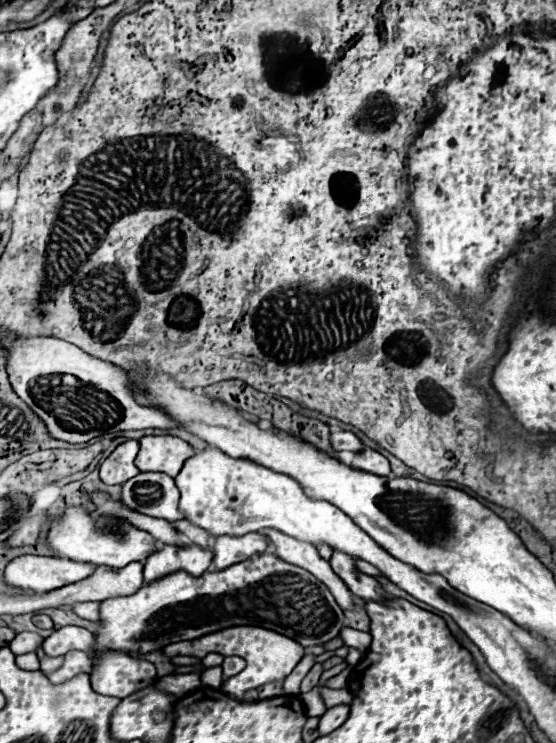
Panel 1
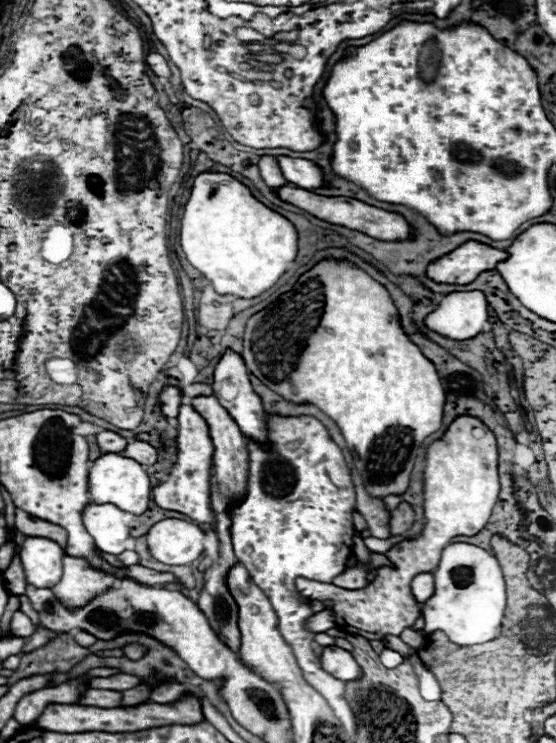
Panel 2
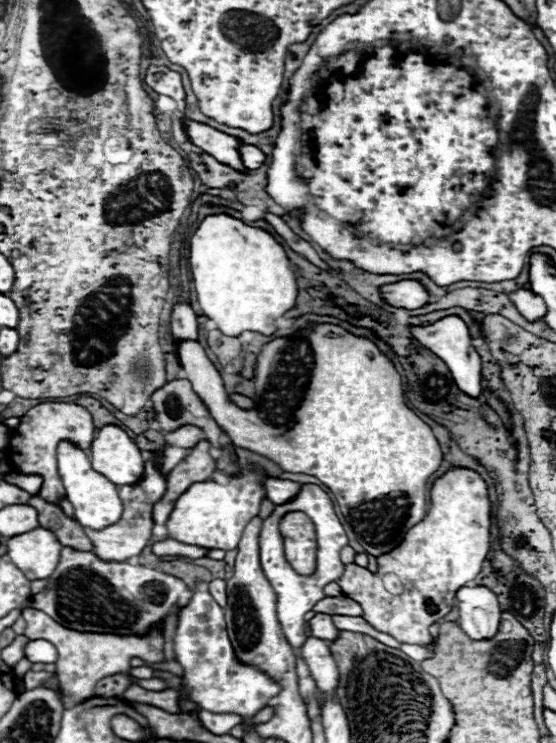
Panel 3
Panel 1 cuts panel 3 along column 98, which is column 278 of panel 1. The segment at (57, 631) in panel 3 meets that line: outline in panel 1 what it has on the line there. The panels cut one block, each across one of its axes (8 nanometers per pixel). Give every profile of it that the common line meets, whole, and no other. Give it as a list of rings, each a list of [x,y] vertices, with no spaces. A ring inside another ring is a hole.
[[[230,626],[228,630],[218,630],[216,634],[206,634],[204,638],[176,642],[176,646],[166,646],[162,650],[164,656],[204,656],[210,652],[218,652],[222,656],[240,656],[246,660],[246,692],[258,686],[284,680],[296,664],[304,656],[304,648],[292,638],[284,638],[272,630],[264,630],[258,626]]]

